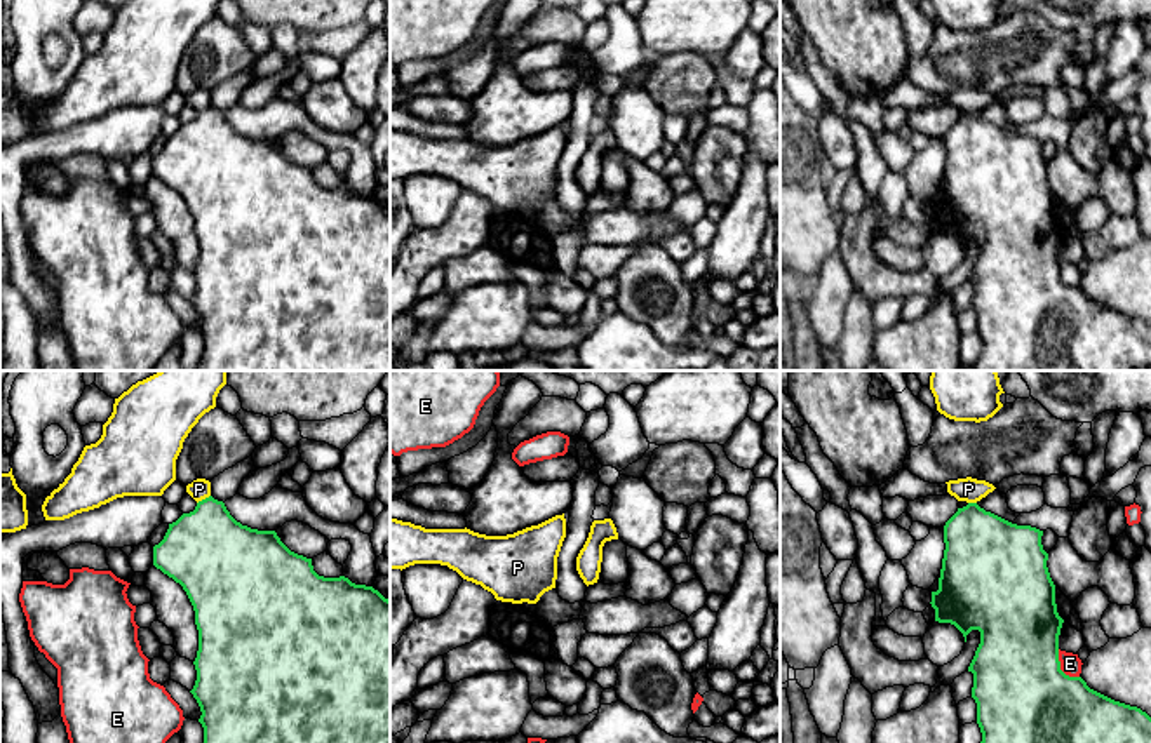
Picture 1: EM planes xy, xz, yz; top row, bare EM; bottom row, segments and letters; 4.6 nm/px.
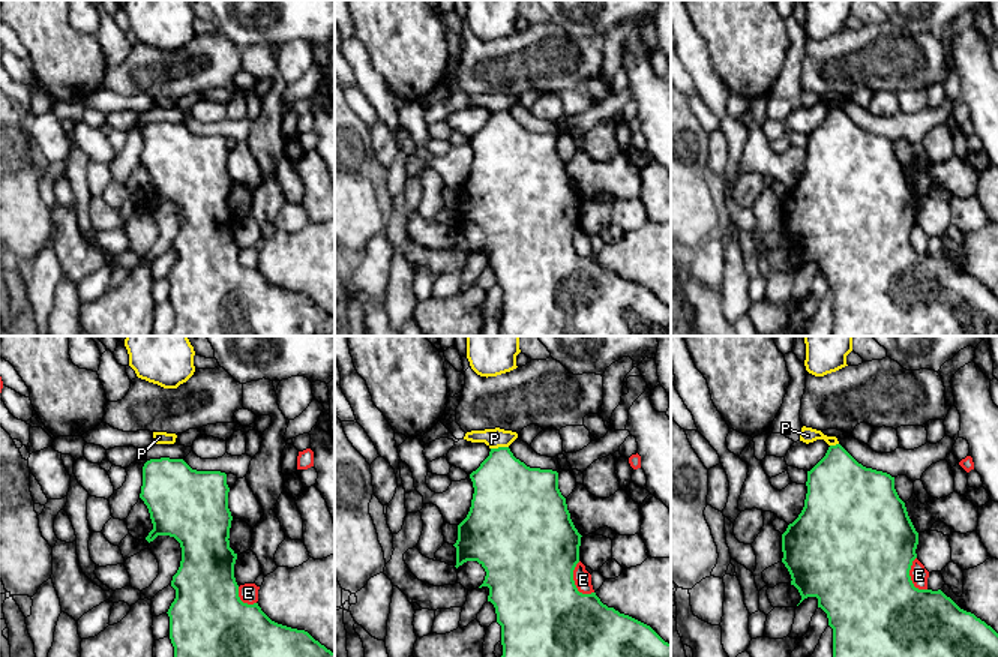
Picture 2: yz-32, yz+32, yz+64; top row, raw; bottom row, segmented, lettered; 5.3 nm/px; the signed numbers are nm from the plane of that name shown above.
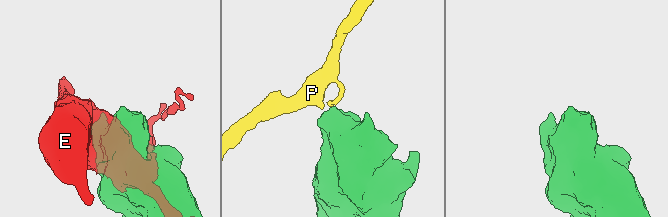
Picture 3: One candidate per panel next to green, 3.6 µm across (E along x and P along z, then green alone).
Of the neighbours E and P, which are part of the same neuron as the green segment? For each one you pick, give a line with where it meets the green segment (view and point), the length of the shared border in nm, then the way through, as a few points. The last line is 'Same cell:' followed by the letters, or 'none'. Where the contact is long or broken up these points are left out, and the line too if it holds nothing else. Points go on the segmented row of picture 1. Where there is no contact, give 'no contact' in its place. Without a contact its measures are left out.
Same cell: none

